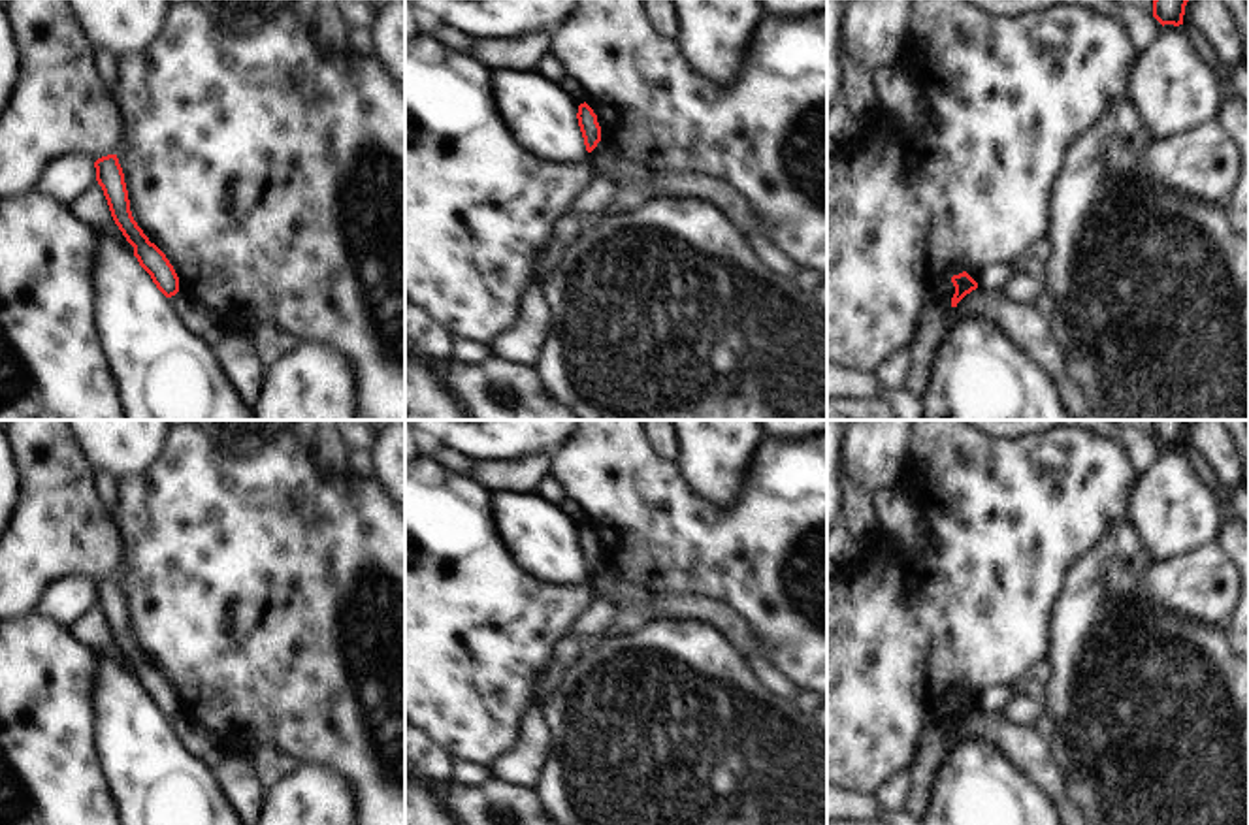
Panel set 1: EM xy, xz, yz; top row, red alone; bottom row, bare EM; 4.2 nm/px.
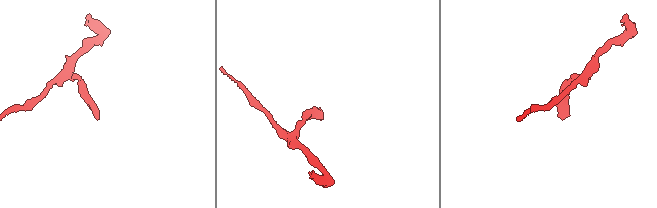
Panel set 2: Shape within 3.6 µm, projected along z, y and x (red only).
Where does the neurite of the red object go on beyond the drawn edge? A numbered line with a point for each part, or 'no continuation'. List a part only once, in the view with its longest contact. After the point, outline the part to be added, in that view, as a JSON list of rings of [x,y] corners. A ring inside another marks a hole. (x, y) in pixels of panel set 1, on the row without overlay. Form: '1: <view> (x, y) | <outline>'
no continuation

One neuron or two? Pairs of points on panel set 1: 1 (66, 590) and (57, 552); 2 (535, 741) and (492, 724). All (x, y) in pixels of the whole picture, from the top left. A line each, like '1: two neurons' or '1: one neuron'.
1: two neurons
2: two neurons

